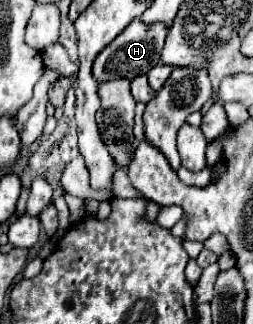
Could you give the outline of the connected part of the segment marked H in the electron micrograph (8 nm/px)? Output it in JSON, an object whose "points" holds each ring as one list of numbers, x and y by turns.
{"points":[[132,20,130,28,126,28,126,32,122,32,122,36,118,36,112,44,108,44,108,48,104,48,94,58,94,64,92,64,94,78,98,82,114,80,114,78,132,80,138,74,150,72,150,68,160,64,160,52,164,48,166,32,168,32,168,28,164,24,142,24,142,20]]}

